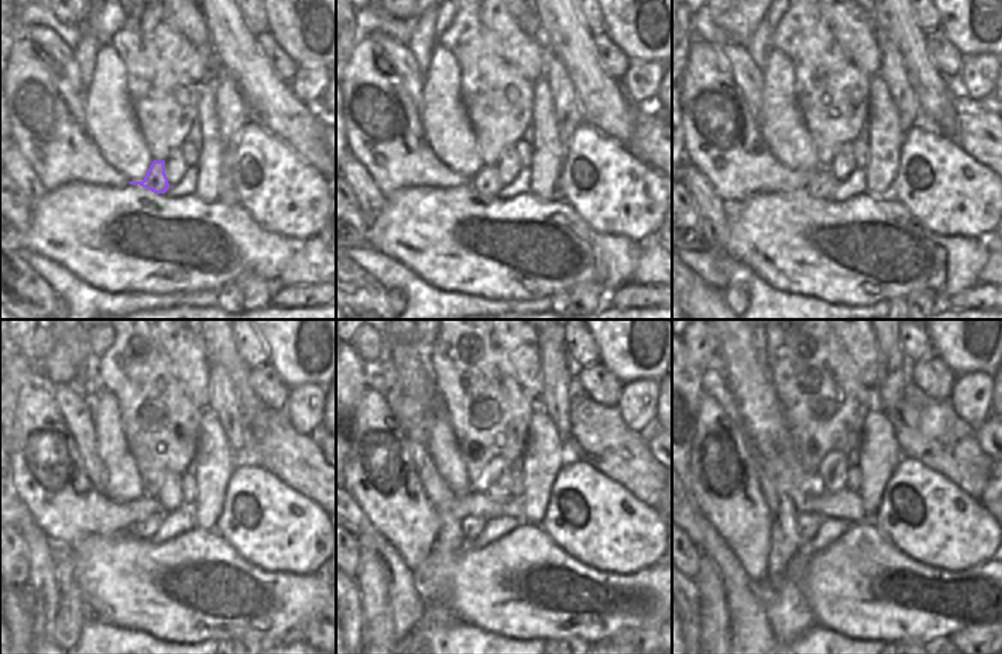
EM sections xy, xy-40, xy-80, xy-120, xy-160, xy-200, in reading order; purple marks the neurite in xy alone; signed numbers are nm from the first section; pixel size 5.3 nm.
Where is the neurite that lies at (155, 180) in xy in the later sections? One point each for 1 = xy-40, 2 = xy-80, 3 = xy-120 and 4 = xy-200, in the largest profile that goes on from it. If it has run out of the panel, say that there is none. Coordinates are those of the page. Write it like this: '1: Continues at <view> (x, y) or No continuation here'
1: Continues at xy-40 (488, 182)
2: Continues at xy-80 (822, 185)
3: Continues at xy-120 (144, 528)
4: Continues at xy-200 (807, 524)

